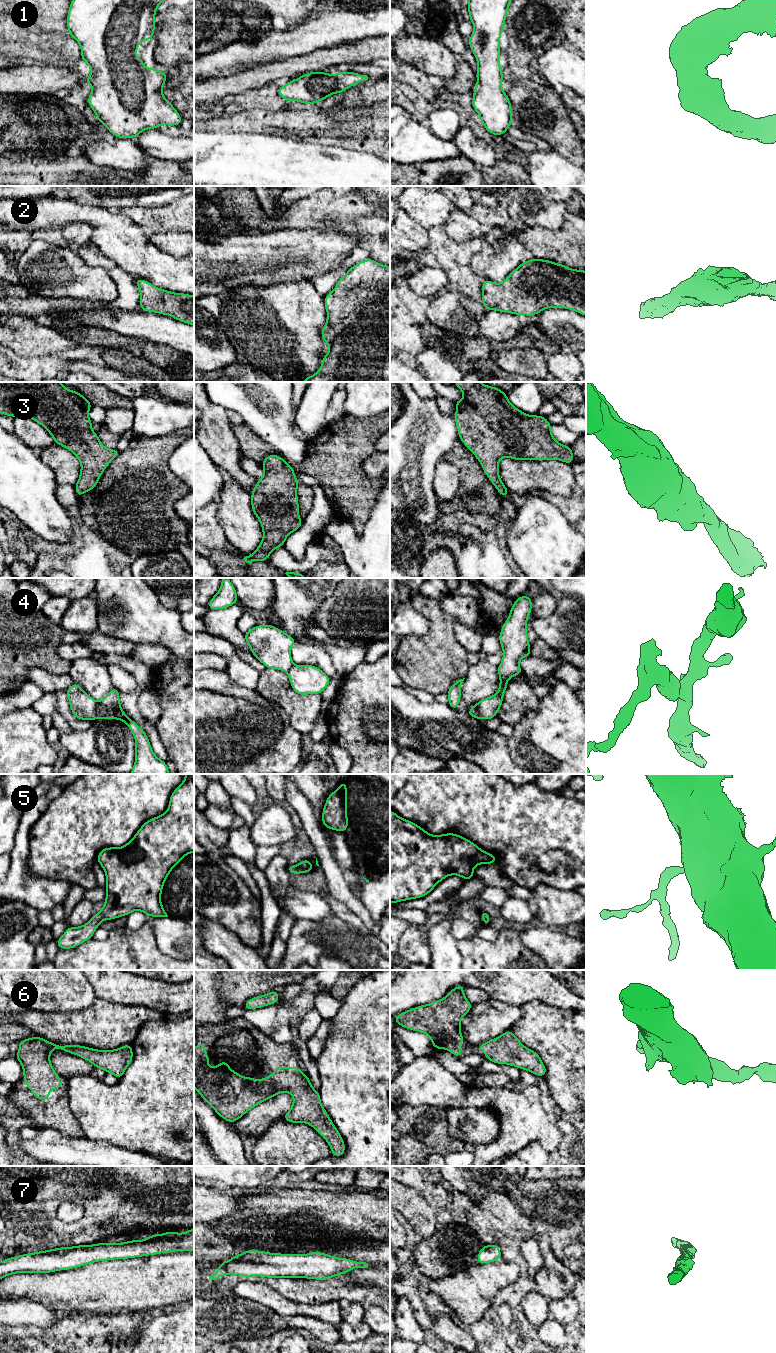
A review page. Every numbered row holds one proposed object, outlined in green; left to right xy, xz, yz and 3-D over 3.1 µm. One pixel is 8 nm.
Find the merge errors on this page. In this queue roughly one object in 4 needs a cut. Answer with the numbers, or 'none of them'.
4

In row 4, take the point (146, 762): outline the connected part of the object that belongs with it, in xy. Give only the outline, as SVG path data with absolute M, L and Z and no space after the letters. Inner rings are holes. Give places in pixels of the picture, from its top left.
M114 687L103 699L96 702L97 718L116 719L123 721L130 729L135 738L135 763L130 774L170 774L165 761L159 759L151 748L150 741L146 732L137 725L128 715L121 709L119 699L120 691Z

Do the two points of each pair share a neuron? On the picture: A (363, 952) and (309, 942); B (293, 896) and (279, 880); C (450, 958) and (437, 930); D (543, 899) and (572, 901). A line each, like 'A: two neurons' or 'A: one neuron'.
A: one neuron
B: two neurons
C: one neuron
D: one neuron

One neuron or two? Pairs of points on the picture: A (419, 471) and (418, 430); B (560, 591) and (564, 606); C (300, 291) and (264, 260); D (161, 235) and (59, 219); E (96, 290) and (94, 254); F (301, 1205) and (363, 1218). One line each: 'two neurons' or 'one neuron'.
A: one neuron
B: two neurons
C: two neurons
D: two neurons
E: two neurons
F: one neuron

